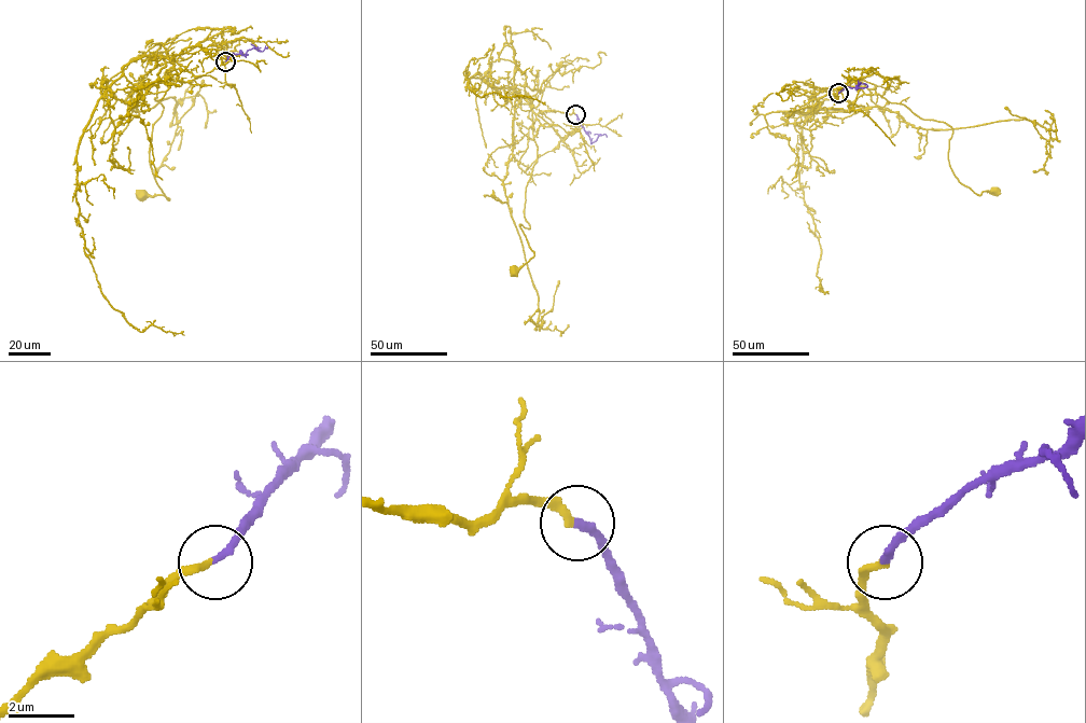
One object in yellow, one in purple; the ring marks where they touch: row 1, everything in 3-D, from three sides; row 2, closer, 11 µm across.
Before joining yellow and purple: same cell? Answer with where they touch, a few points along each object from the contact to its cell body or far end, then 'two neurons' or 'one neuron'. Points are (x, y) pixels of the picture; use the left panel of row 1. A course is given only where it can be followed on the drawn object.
place (225, 61); course yellow (225, 61), (195, 75), (166, 52), (172, 69), (157, 85), (164, 108), (149, 161), (168, 200), (139, 194); course purple (225, 61), (233, 53), (246, 54), (252, 47), (262, 51), (267, 46); one neuron

